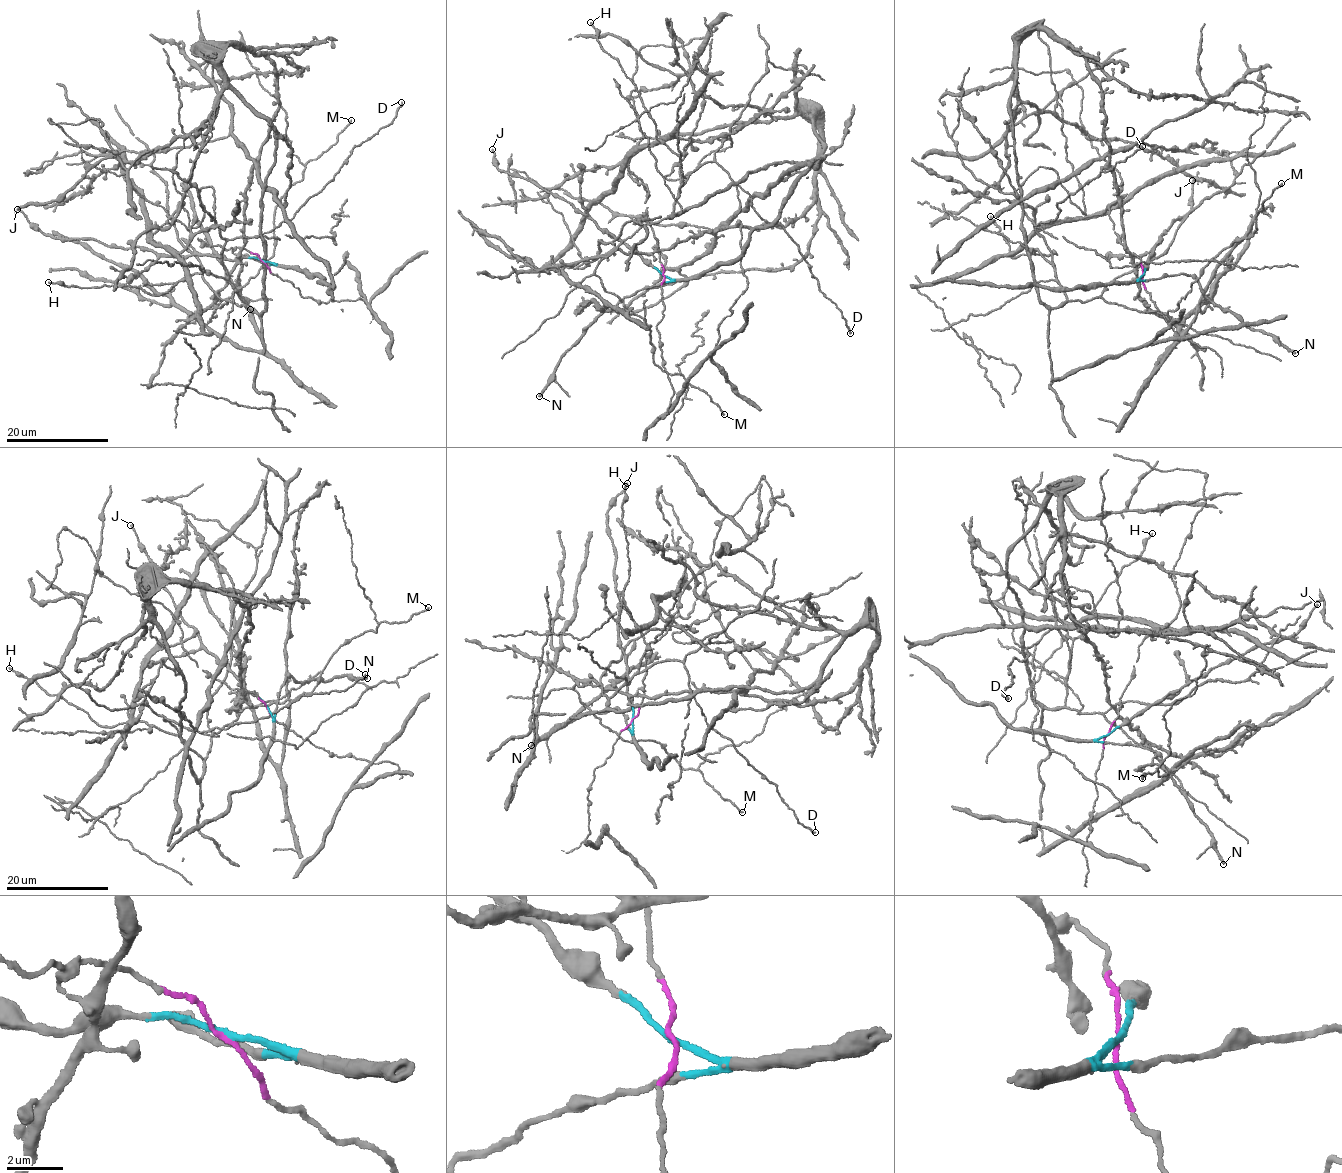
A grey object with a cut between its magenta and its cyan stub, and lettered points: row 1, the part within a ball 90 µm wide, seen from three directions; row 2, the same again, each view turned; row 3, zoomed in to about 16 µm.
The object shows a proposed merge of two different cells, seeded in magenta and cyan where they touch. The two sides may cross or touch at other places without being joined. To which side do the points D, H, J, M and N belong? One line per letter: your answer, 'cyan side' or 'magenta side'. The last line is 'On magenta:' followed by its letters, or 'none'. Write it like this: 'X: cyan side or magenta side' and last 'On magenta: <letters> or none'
D: magenta side
H: magenta side
J: cyan side
M: magenta side
N: cyan side
On magenta: D, H, M

